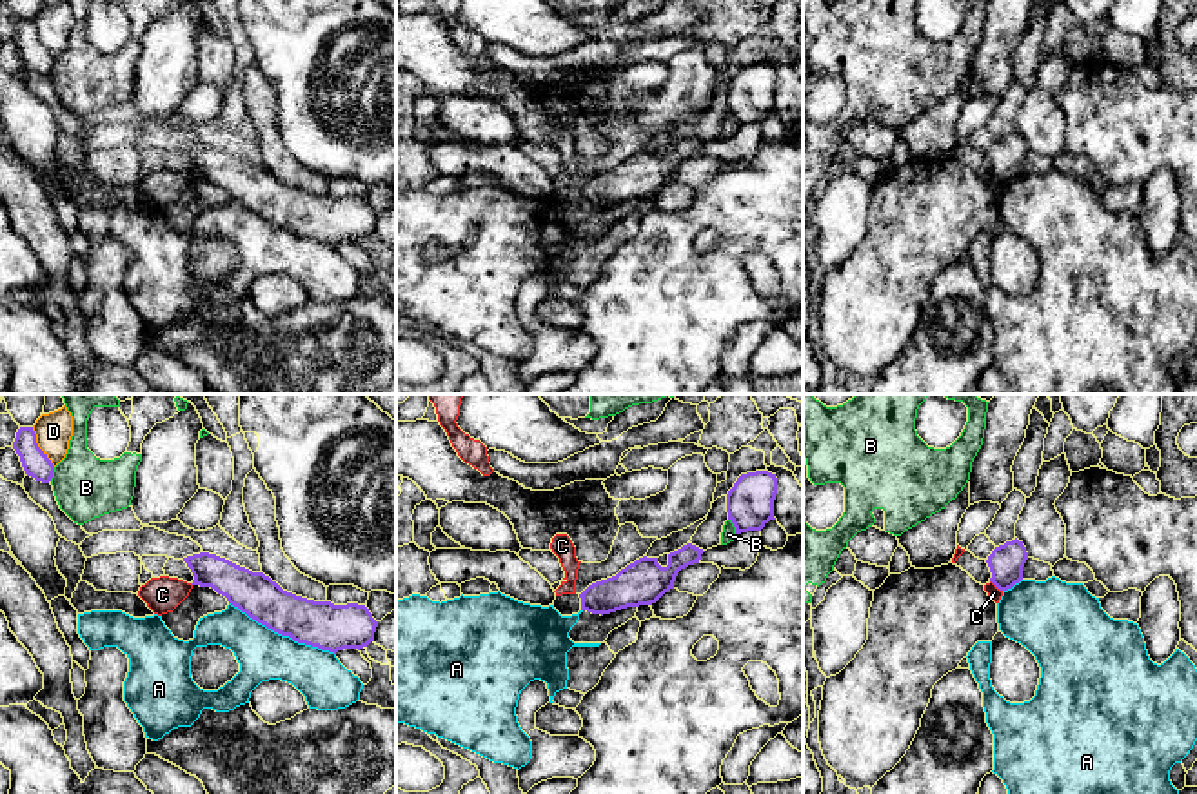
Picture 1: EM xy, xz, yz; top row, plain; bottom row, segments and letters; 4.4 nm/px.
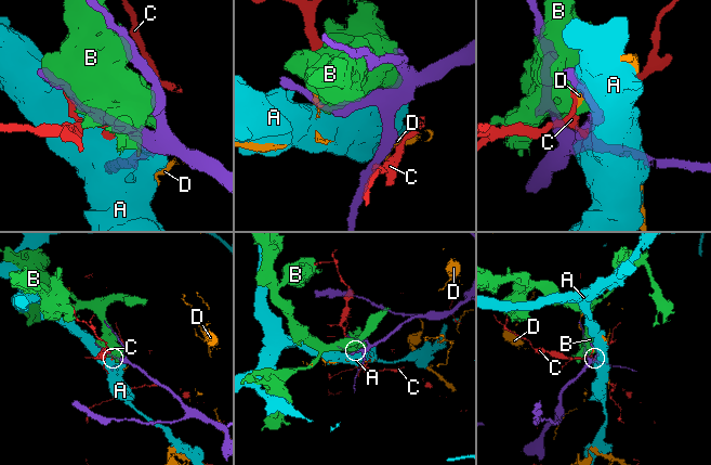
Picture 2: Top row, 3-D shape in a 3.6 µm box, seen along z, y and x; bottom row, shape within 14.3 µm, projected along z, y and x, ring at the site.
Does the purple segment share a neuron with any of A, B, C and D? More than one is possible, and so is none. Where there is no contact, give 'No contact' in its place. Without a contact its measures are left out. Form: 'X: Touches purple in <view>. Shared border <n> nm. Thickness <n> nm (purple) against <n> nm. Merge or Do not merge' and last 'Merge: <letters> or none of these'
A: Touches purple in xy. Shared border 550 nm. Thickness 220 nm (purple) against 220 nm. Do not merge
B: Touches purple in xz. Shared border 90 nm. Thickness 200 nm (purple) against 70 nm. Do not merge
C: Touches purple in yz. Shared border 80 nm. Thickness 150 nm (purple) against 60 nm. Do not merge
D: Touches purple in xy. Shared border 200 nm. Thickness 120 nm (purple) against 160 nm. Do not merge
Merge: none of these

